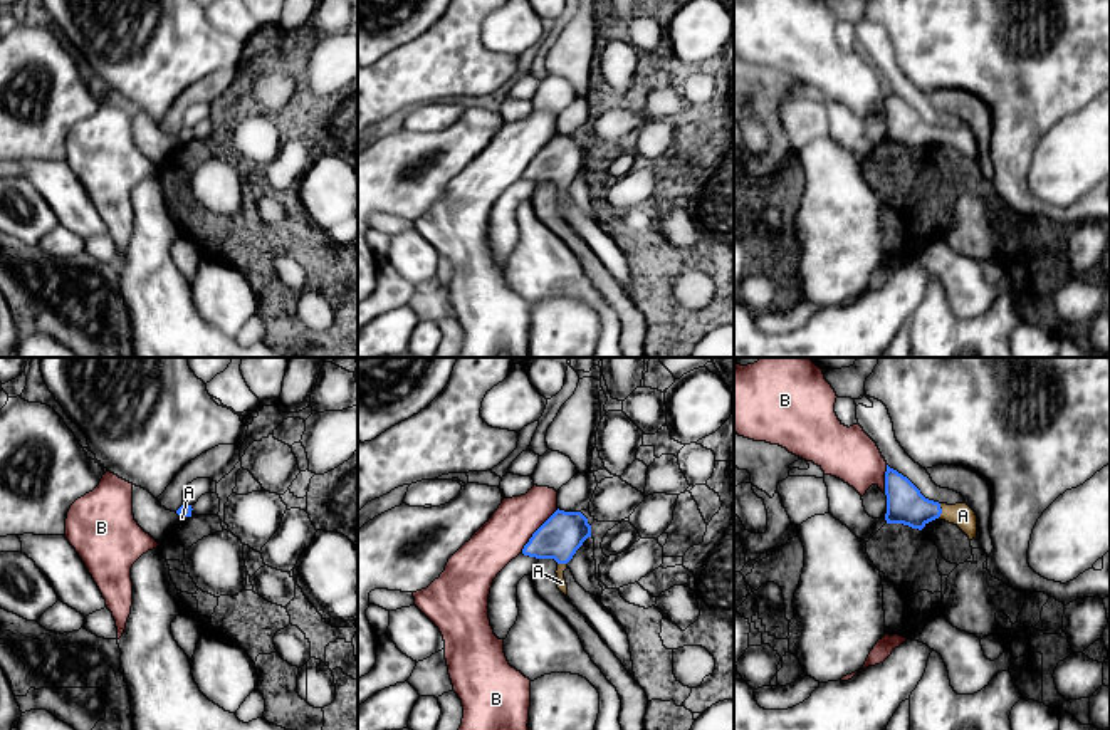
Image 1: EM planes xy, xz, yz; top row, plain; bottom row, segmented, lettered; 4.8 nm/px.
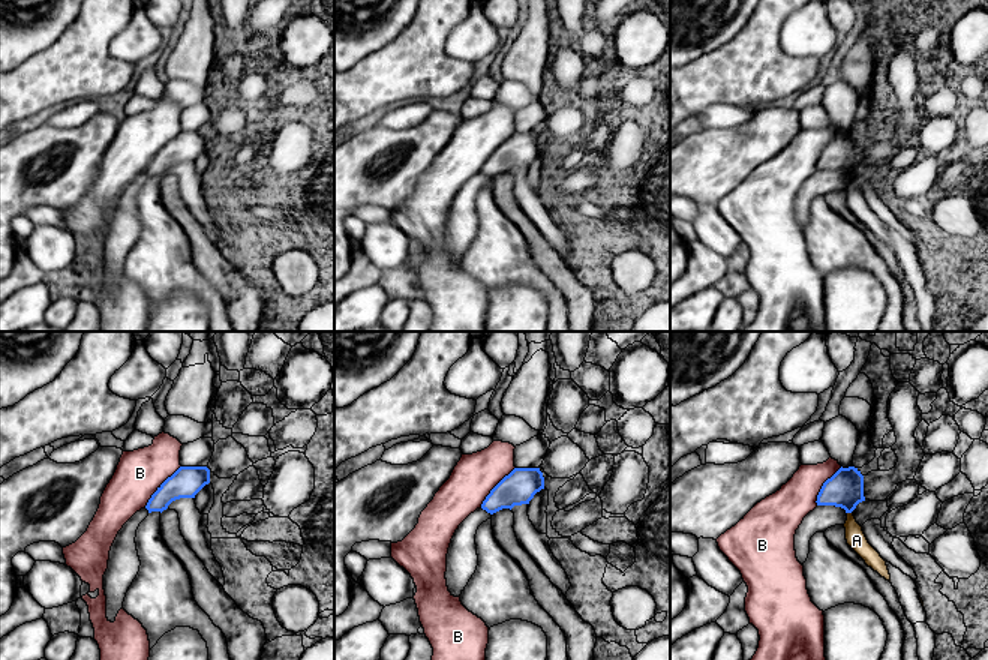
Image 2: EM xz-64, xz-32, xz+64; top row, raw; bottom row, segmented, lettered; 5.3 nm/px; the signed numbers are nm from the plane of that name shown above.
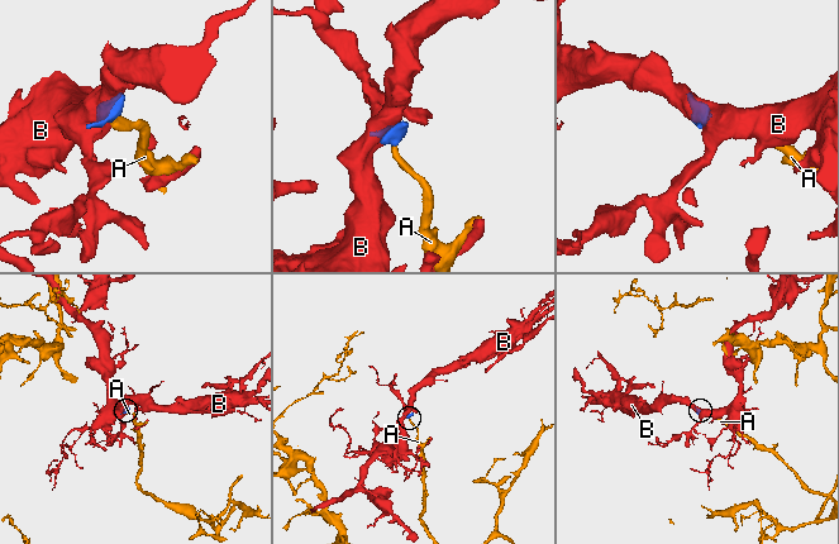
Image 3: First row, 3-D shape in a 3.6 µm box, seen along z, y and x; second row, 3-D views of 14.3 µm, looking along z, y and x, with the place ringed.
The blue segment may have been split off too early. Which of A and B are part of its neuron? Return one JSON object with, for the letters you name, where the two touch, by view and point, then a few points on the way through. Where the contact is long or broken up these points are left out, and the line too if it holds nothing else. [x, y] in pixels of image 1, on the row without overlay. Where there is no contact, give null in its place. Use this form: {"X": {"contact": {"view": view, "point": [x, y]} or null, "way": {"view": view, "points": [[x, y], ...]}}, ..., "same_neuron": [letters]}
{"A": {"contact": {"view": "yz", "point": [941, 136]}, "way": {"view": "yz", "points": [[905, 128], [916, 135], [941, 136], [963, 140]]}}, "same_neuron": ["A"]}

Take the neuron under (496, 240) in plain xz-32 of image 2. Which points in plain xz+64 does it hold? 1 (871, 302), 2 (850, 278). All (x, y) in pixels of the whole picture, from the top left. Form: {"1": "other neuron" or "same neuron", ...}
{"1": "other neuron", "2": "other neuron"}

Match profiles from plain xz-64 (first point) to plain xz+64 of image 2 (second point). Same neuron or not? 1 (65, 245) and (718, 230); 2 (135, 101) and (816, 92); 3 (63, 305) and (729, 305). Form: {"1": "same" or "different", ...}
{"1": "same", "2": "different", "3": "same"}

